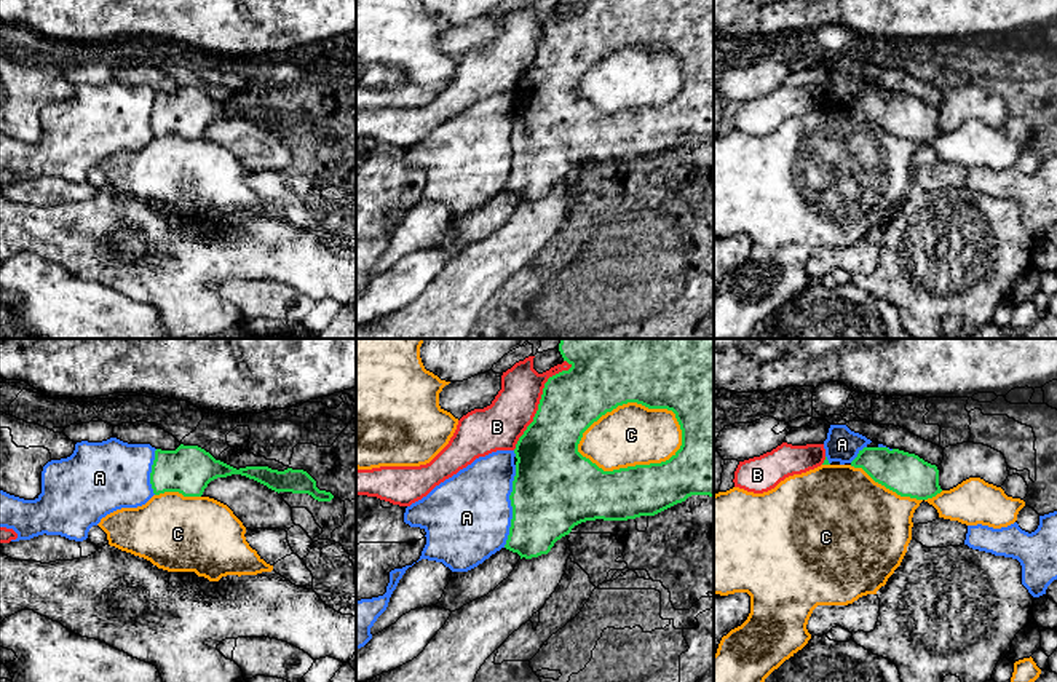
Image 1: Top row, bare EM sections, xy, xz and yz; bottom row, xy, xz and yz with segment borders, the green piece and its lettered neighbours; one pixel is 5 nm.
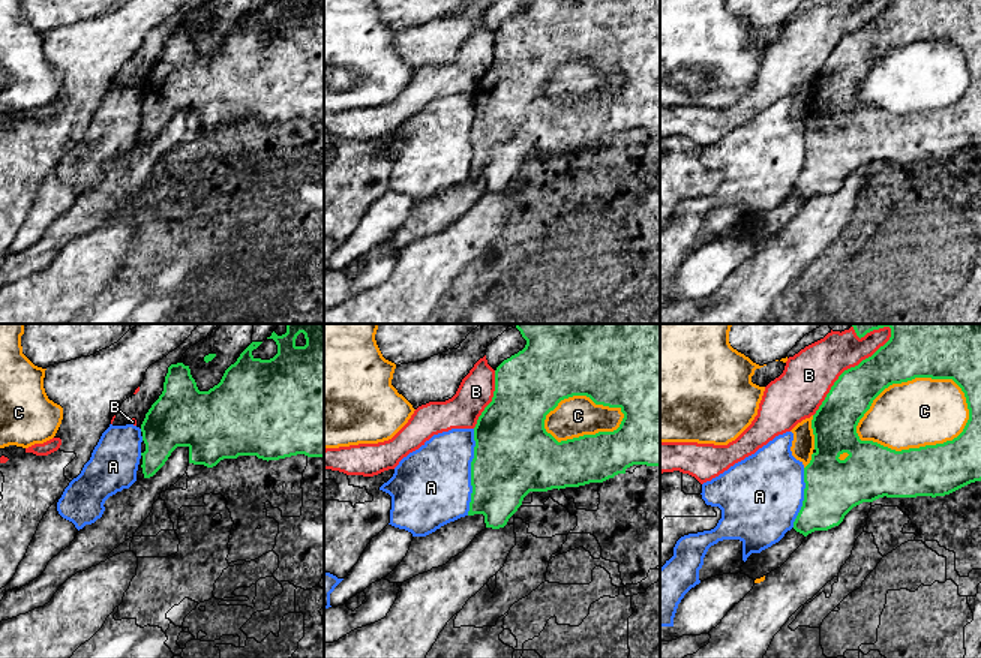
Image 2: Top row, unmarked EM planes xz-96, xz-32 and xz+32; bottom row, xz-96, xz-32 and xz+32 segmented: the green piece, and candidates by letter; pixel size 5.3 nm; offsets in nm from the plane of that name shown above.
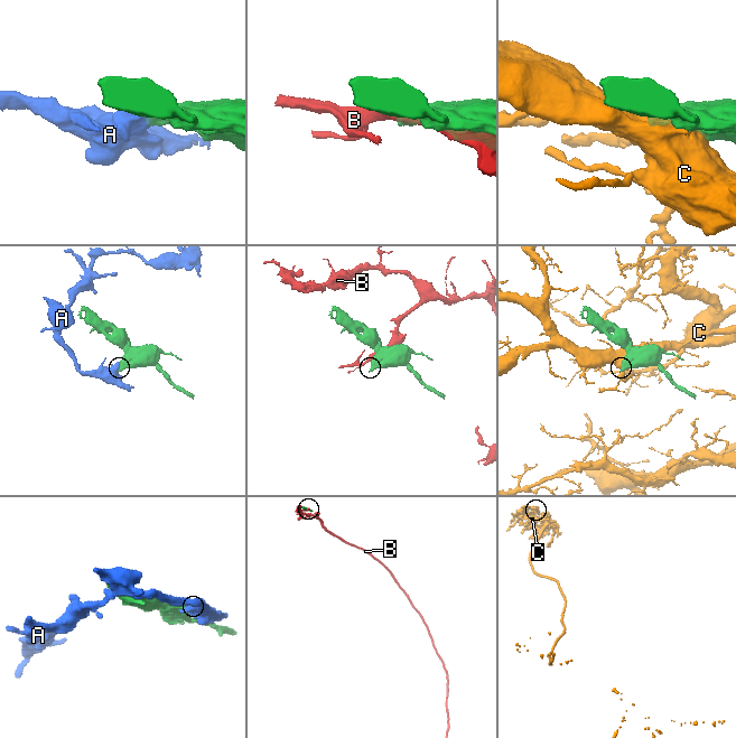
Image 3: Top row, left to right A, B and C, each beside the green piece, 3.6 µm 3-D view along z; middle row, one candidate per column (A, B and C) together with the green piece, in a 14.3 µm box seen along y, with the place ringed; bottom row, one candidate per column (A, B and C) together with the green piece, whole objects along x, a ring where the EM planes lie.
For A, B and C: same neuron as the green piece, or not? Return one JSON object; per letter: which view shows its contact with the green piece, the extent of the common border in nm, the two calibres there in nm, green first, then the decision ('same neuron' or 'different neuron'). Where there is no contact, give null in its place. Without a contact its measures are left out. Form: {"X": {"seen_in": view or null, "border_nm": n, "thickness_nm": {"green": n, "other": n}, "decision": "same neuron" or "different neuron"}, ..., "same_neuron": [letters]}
{"A": {"seen_in": "xz", "border_nm": 420, "thickness_nm": {"green": 420, "other": 440}, "decision": "different neuron"}, "B": {"seen_in": "xz", "border_nm": 550, "thickness_nm": {"green": 300, "other": 240}, "decision": "different neuron"}, "C": {"seen_in": "xz", "border_nm": 550, "thickness_nm": {"green": 260, "other": 300}, "decision": "different neuron"}, "same_neuron": []}

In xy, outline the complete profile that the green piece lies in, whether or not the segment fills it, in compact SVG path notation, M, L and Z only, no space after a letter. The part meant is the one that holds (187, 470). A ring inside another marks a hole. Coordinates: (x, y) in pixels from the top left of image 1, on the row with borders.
M180 444L176 450L155 450L150 484L155 495L179 492L184 497L201 497L208 484L217 478L241 474L275 492L308 494L318 502L331 502L334 495L316 487L316 481L303 470L284 471L268 466L233 468L216 460L198 446Z

